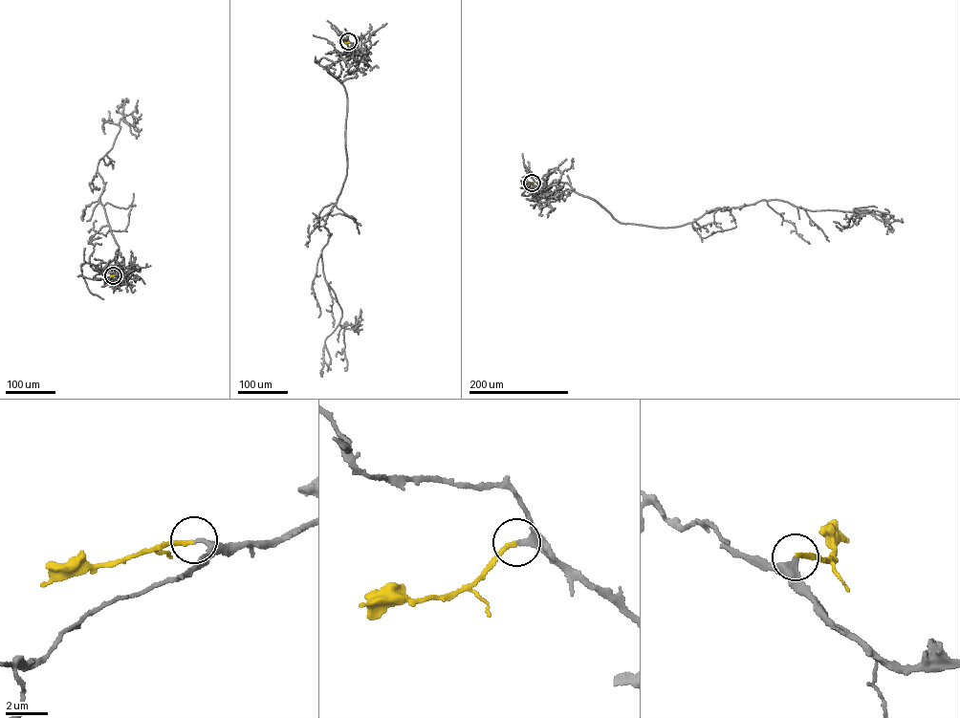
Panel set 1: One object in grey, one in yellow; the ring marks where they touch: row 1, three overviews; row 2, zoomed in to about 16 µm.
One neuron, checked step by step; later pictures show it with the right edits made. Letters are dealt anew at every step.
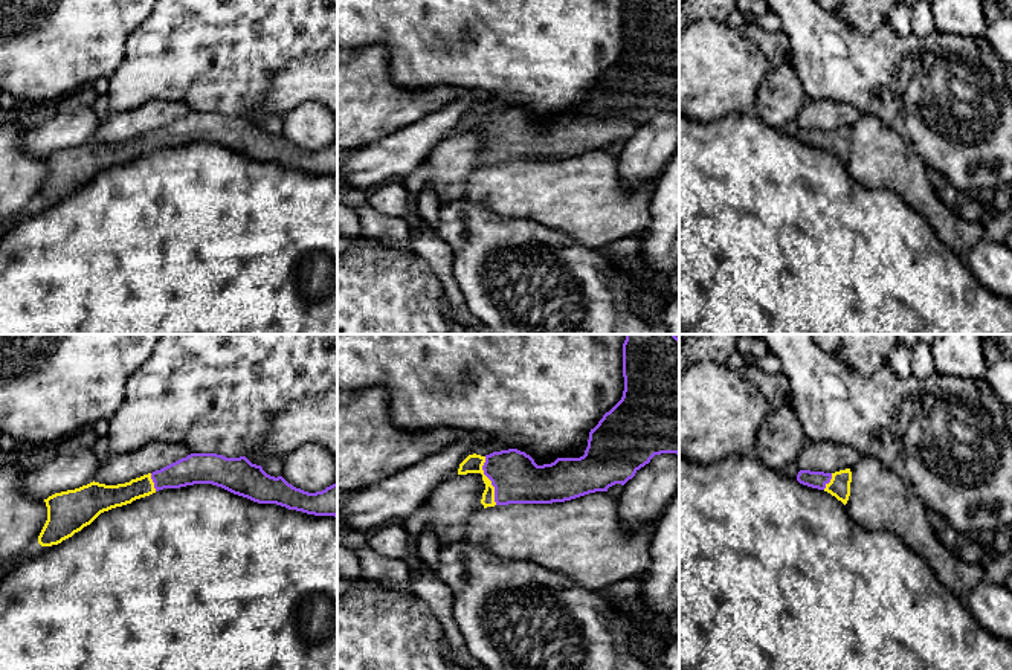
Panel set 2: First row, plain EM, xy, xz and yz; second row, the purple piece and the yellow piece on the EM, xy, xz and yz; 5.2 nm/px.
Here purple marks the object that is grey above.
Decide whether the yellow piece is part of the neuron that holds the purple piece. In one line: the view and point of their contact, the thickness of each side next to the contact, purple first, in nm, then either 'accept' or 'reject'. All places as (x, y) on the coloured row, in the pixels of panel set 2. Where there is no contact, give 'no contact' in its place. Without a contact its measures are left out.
contact xz (490, 479); calibres 260 and 100 nm; accept

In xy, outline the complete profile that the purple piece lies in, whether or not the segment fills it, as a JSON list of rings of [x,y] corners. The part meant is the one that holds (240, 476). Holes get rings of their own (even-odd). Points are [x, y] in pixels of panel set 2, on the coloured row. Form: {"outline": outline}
{"outline": [[[191,453],[160,470],[125,484],[90,482],[44,499],[47,520],[38,536],[41,546],[58,545],[90,525],[101,513],[131,504],[163,488],[212,484],[258,504],[276,504],[314,516],[337,517],[337,482],[308,493],[282,476],[267,475],[246,456],[226,458],[217,453]]]}

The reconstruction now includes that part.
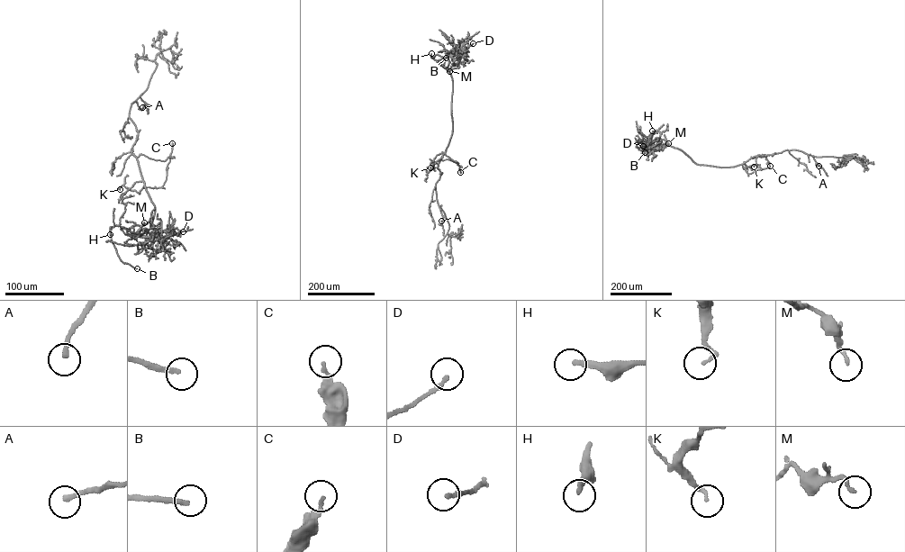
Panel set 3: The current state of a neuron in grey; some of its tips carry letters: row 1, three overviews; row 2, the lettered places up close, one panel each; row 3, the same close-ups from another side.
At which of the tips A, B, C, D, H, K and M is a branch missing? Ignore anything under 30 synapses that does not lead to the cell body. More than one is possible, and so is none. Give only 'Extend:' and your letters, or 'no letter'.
Extend: A, B, H

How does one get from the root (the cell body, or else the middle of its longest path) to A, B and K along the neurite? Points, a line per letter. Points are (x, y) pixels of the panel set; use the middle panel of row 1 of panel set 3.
A: (445, 151), (438, 165), (441, 175), (435, 186), (441, 221)
B: (445, 151), (452, 131), (452, 78), (440, 62), (430, 58), (437, 54), (446, 58)
K: (445, 151), (430, 167)

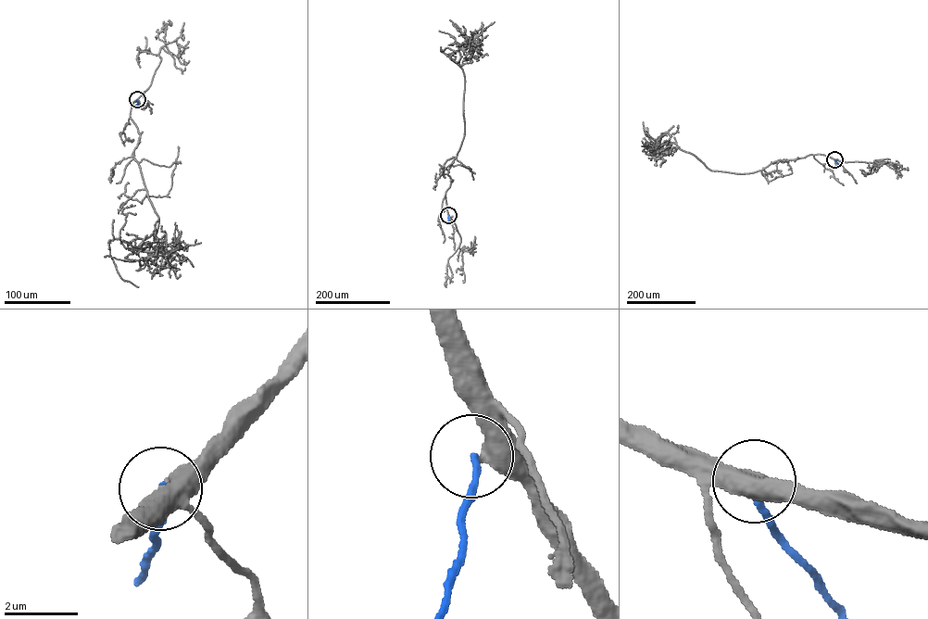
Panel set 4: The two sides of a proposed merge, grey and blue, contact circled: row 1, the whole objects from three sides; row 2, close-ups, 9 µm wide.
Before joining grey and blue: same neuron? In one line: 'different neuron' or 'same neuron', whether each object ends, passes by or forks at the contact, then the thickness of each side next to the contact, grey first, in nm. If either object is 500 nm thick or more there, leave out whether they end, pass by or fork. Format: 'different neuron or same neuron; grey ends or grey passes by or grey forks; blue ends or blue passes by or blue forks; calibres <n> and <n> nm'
same neuron; calibres 500 and 160 nm

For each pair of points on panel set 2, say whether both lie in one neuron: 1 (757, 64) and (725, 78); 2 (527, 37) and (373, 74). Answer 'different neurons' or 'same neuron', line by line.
1: same neuron
2: different neurons

